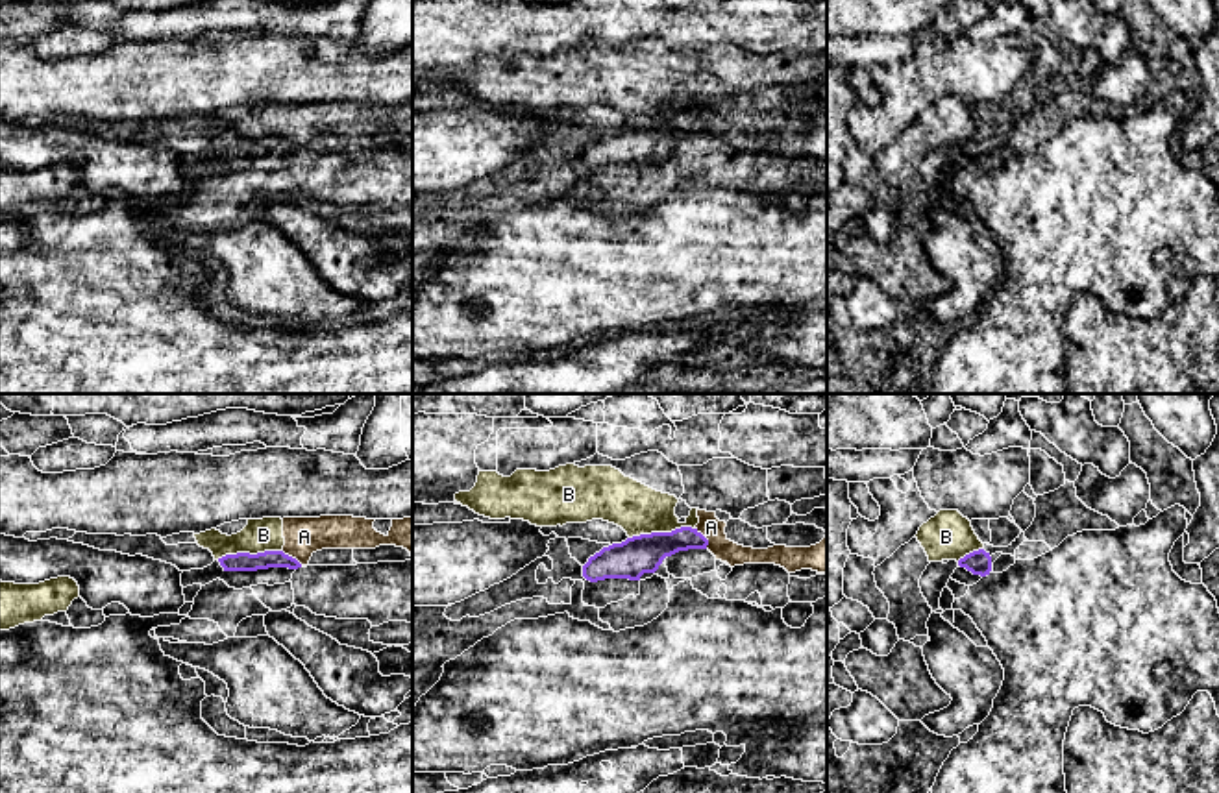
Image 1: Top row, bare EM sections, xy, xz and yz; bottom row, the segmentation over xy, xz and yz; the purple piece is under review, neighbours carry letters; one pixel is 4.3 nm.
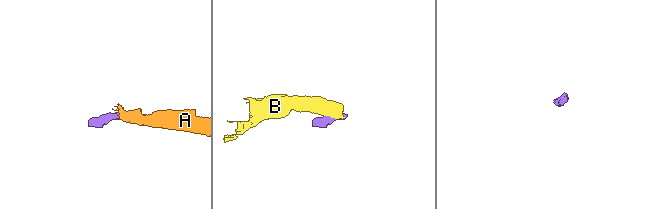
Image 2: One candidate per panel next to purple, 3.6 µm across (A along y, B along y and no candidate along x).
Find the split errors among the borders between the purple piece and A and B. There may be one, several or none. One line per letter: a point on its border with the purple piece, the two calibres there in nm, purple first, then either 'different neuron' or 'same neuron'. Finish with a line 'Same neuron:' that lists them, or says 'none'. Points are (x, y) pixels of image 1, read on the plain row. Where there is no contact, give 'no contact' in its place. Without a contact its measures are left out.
A: xz (705, 124) | 140/100 nm | different neuron
B: xz (661, 119) | 170/220 nm | different neuron
Same neuron: none

